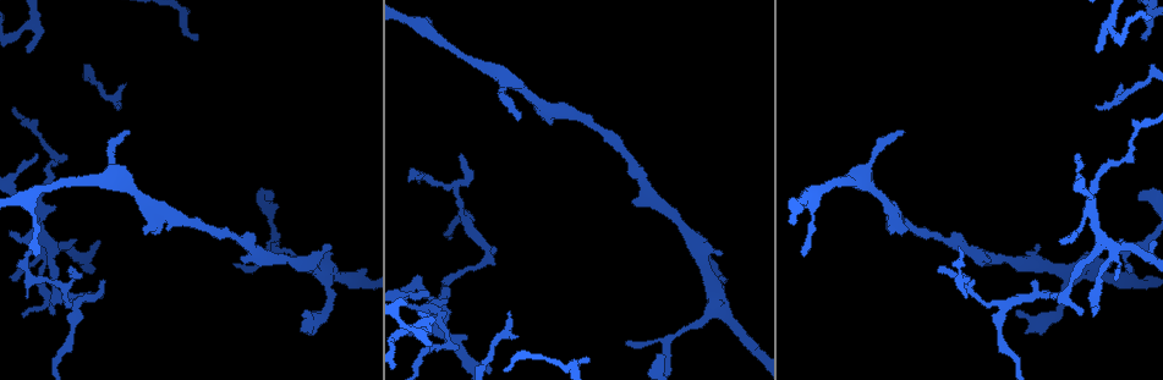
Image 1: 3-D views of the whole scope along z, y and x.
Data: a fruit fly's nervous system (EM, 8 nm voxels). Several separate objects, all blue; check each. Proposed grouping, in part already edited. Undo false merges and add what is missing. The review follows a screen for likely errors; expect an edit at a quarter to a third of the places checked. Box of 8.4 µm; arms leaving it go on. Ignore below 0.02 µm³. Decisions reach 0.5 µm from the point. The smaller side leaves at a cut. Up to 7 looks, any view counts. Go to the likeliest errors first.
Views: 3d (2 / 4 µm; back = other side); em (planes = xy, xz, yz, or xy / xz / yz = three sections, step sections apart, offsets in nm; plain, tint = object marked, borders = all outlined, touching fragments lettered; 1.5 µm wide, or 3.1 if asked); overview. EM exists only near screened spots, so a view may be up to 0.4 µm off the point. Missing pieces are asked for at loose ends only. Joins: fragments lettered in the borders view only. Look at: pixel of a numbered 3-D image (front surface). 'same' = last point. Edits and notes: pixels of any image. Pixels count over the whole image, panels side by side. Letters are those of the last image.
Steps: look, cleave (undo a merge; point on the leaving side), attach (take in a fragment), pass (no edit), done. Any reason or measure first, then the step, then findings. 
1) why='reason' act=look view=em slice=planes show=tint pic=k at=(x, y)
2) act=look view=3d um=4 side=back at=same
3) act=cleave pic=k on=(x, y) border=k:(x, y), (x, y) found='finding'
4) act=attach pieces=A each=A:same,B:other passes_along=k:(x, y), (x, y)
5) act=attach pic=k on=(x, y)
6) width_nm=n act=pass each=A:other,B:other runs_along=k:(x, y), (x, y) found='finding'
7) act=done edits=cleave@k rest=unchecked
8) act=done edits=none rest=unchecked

why='free end' act=look view=em um=3.1 slice=planes show=tint pic=1 at=(329, 246)

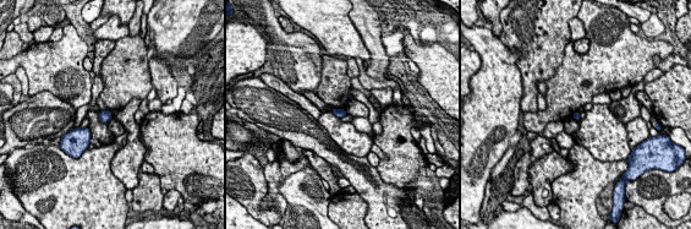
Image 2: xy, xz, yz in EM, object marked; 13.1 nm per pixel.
act=look view=em um=3.1 slice=planes show=borders at=same

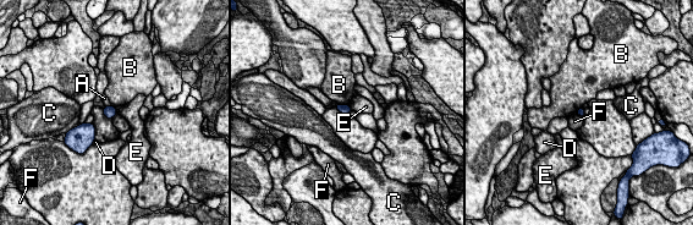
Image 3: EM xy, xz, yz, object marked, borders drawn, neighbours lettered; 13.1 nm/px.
act=pass each=A:other,B:other,C:other,D:other,E:other,F:other border=3:(337, 103), (348, 105) found='no lettered fragment goes on from it'

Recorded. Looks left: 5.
why='an open end' act=look view=3d um=2 side=back pic=1 at=(270, 191)

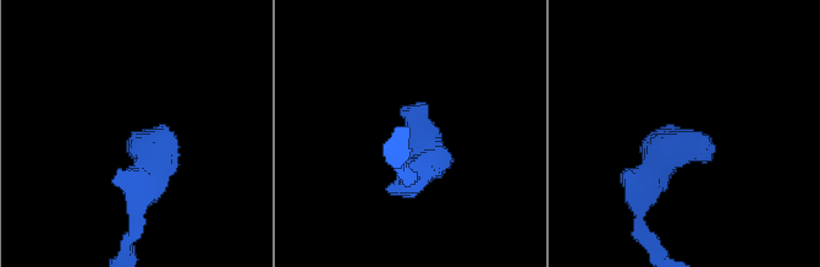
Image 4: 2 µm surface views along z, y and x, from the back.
why='now the EM' act=look view=em slice=planes show=tint pic=4 at=(709, 141)

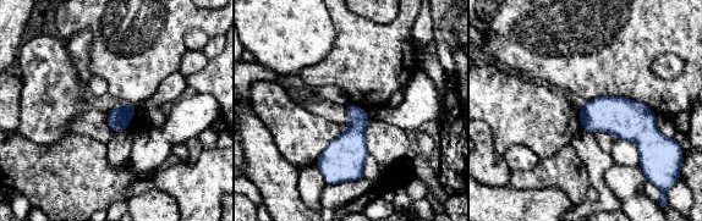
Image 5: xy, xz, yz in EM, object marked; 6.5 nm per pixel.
act=look view=em slice=planes show=borders at=same

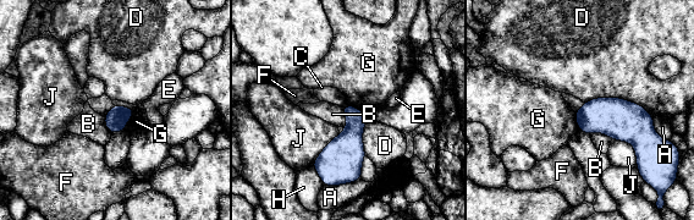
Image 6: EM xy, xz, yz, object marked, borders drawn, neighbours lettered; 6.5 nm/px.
width_nm=120 act=pass each=A:other,B:other,C:other,D:other,E:other,F:other,G:other,H:other,J:other border=6:(584, 102), (623, 98), (653, 117) found='none of them fits'

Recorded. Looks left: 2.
why='thin end' act=look view=em slice=planes show=borders pic=1 at=(420, 313)

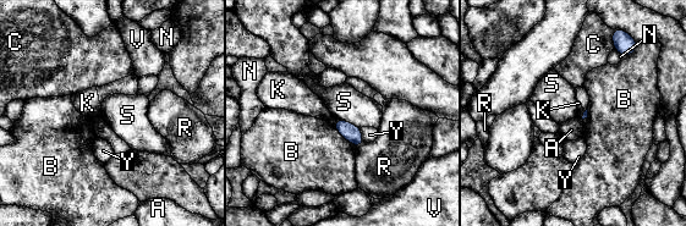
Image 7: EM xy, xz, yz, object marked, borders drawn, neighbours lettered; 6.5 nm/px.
act=pass each=A:other,B:other,C:other,K:other,N:other,R:other,S:other,V:other,Y:other border=7:(336, 119), (349, 121), (360, 128) found='none of them fits'

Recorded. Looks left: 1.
act=done edits=none rest=unchecked

